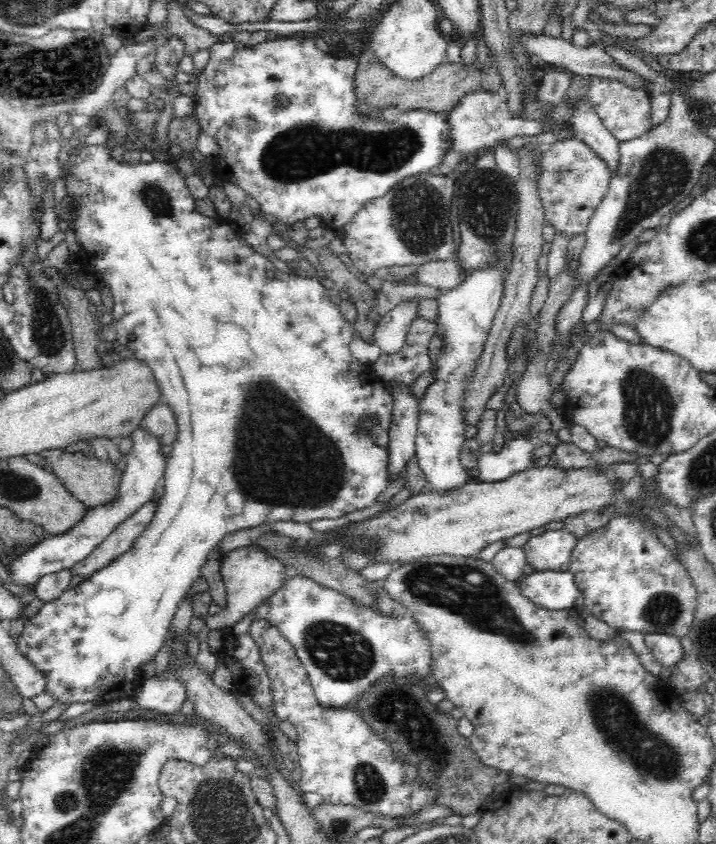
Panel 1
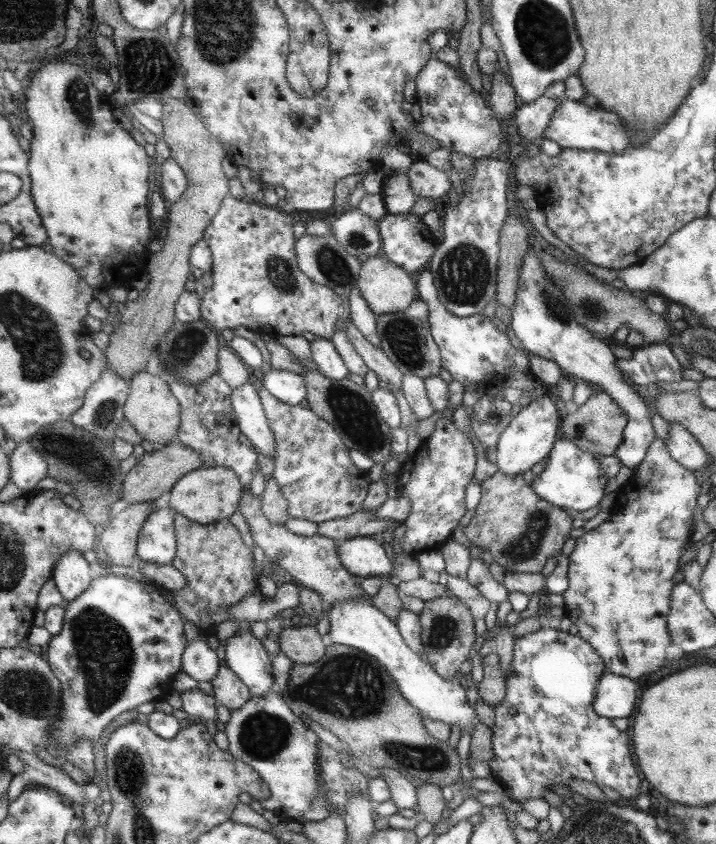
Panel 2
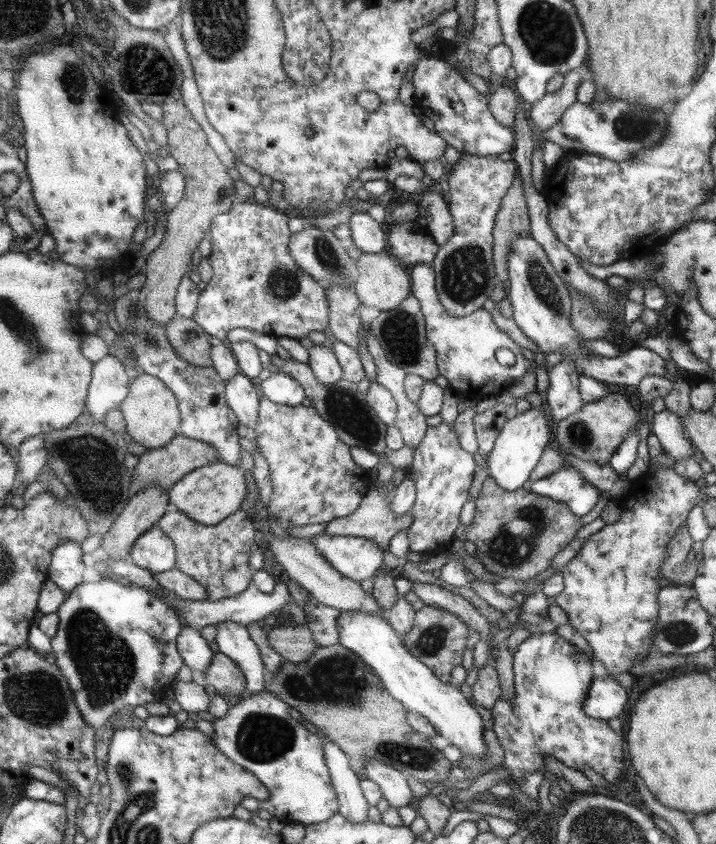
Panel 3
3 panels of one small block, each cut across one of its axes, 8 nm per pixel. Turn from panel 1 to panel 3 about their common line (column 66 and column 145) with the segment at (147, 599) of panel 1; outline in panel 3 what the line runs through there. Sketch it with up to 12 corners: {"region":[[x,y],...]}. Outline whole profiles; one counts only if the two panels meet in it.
{"region":[[82,583],[50,658],[93,729],[160,701],[180,620],[143,588]]}

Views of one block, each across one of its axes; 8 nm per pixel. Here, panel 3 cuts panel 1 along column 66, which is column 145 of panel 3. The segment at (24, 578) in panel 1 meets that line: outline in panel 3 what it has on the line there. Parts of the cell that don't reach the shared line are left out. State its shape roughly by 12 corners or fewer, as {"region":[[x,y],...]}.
{"region":[[157,525],[135,539],[129,556],[150,573],[177,562],[173,541]]}

